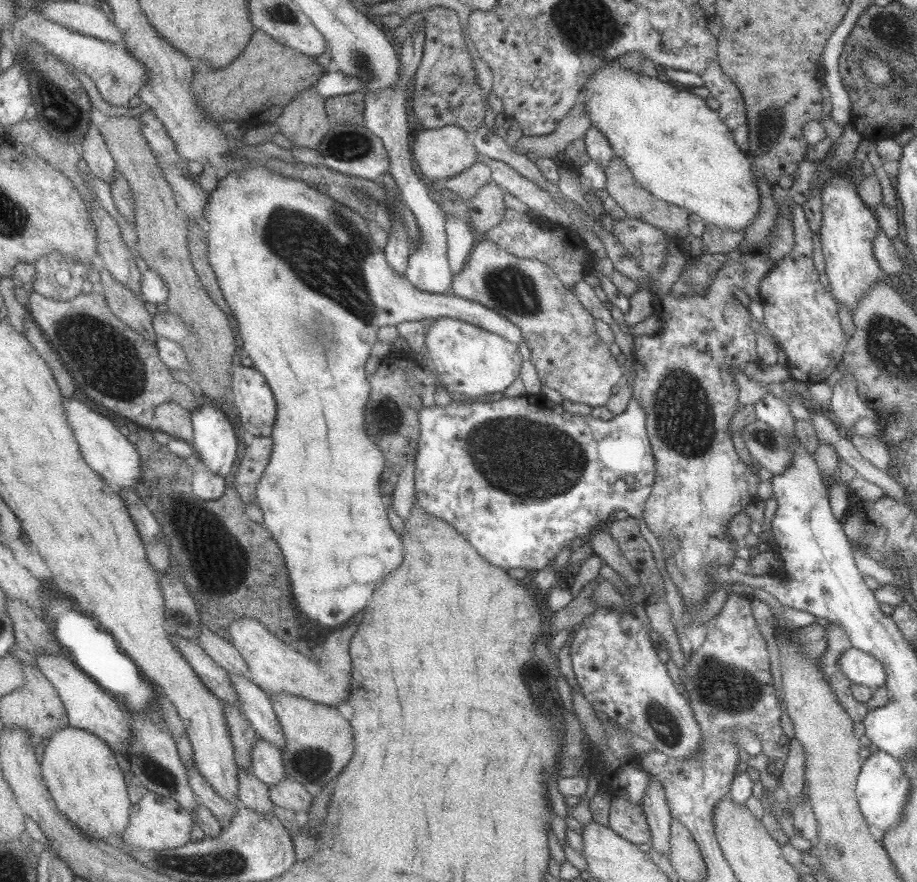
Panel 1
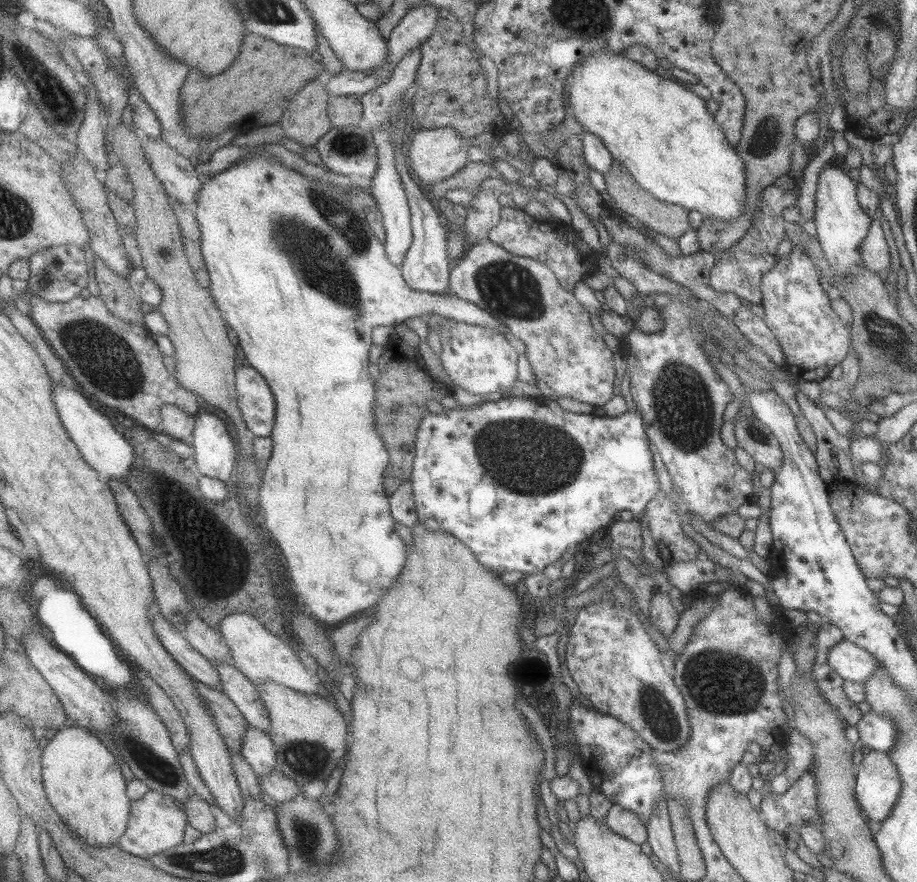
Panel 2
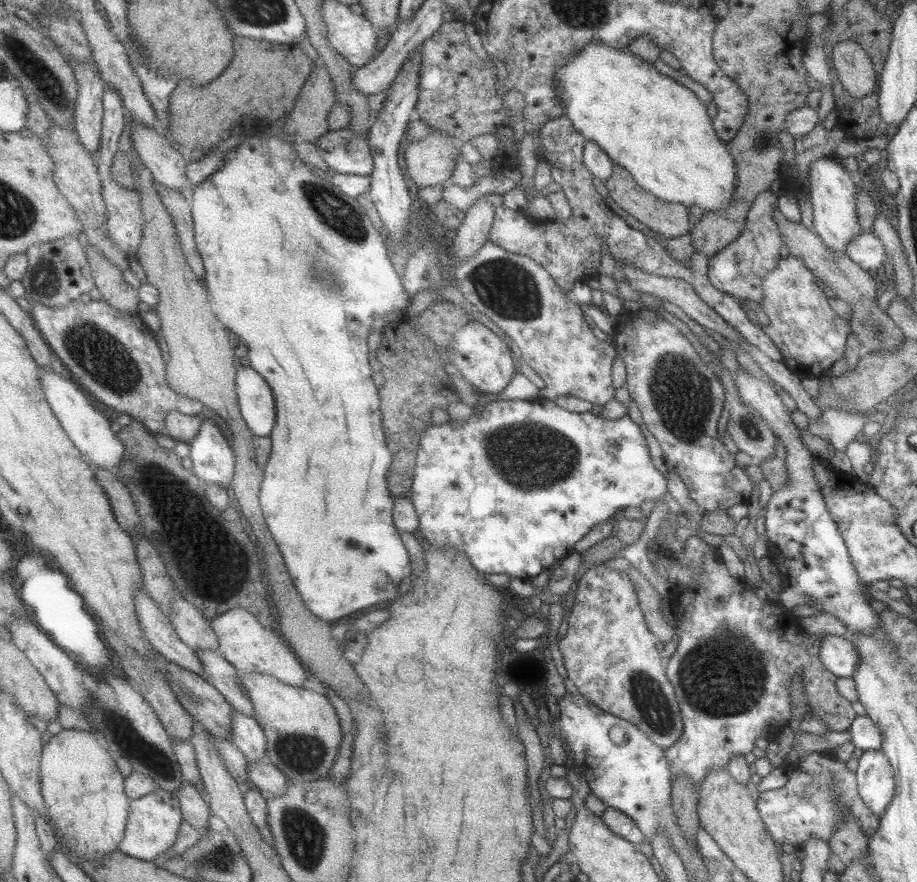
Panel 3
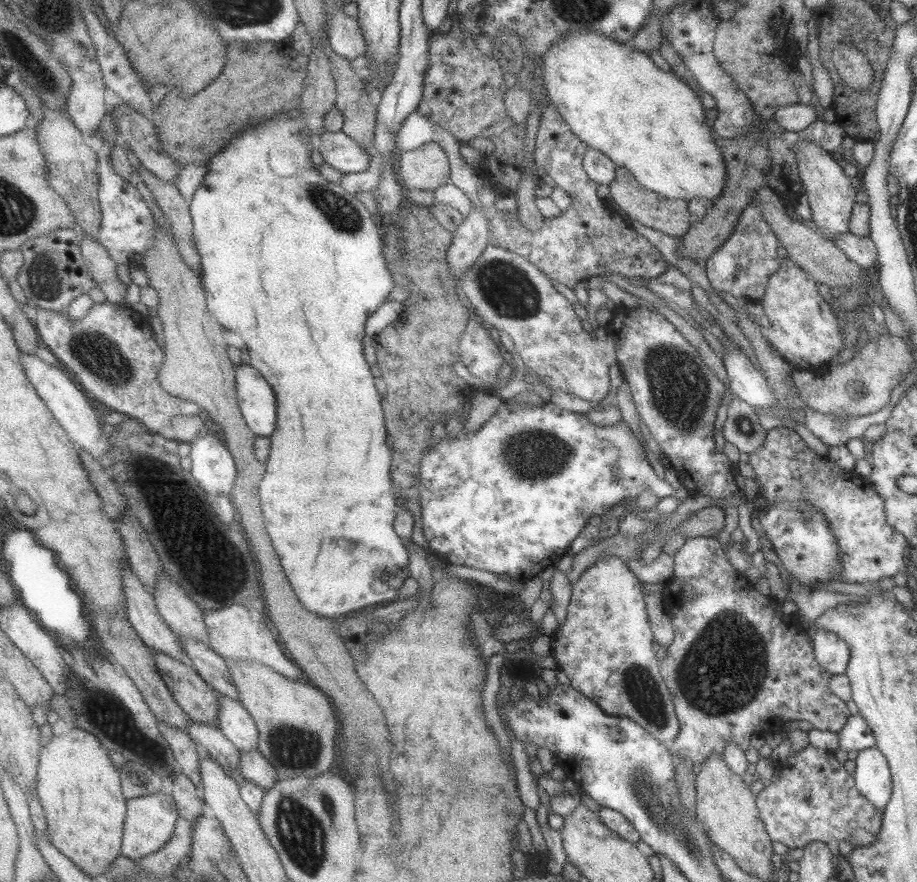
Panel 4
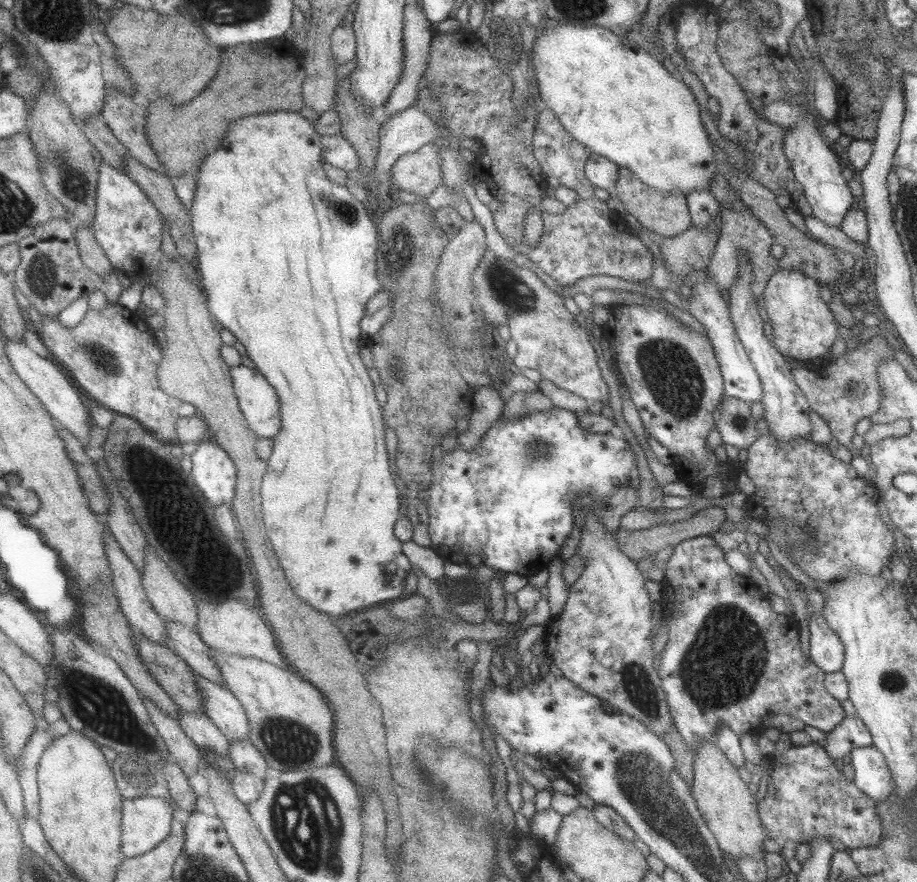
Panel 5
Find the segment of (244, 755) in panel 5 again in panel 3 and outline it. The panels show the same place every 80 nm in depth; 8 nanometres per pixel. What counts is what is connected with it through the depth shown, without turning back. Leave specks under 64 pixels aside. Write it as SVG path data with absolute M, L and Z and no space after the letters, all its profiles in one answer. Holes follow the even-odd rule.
M248 761L249 782L265 795L280 795L291 786L289 780L267 761Z

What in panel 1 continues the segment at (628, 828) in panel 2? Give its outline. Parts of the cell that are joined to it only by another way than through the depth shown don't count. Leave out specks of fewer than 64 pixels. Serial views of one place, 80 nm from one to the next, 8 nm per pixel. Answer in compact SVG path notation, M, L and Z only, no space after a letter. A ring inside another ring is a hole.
M623 796L610 799L608 827L621 838L637 845L650 842L645 815L639 804L629 802Z

